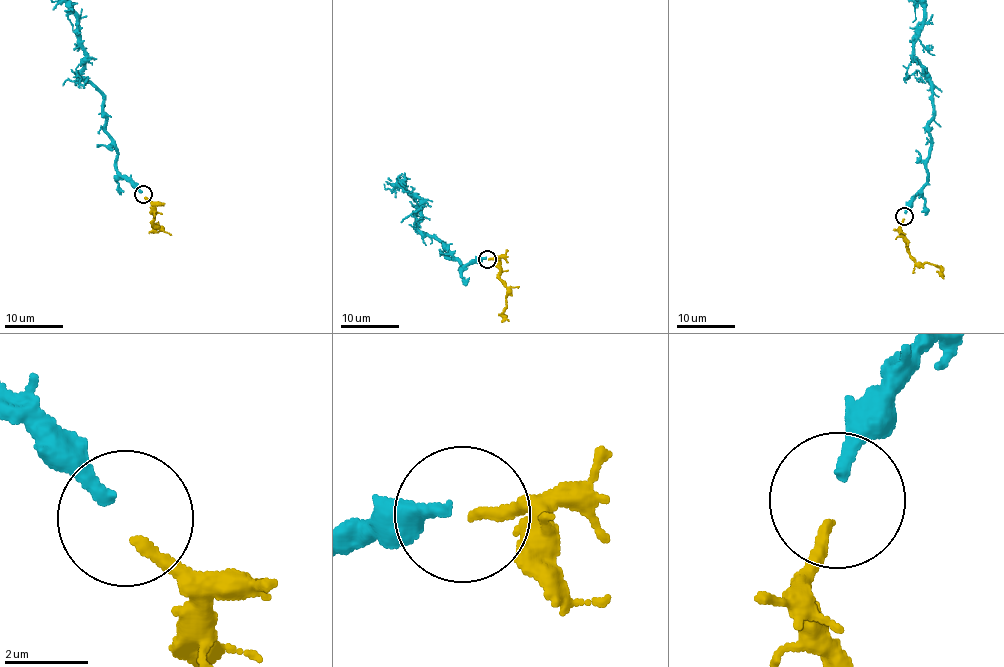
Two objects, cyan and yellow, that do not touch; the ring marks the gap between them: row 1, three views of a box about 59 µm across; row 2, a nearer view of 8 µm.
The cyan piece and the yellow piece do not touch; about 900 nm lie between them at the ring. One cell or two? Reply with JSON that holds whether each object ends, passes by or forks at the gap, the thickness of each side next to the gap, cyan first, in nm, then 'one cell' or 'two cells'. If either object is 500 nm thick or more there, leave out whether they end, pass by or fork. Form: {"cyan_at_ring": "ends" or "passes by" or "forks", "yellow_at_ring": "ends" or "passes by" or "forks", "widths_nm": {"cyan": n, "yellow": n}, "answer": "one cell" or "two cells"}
{"cyan_at_ring": "ends", "yellow_at_ring": "ends", "widths_nm": {"cyan": 320, "yellow": 280}, "answer": "one cell"}

